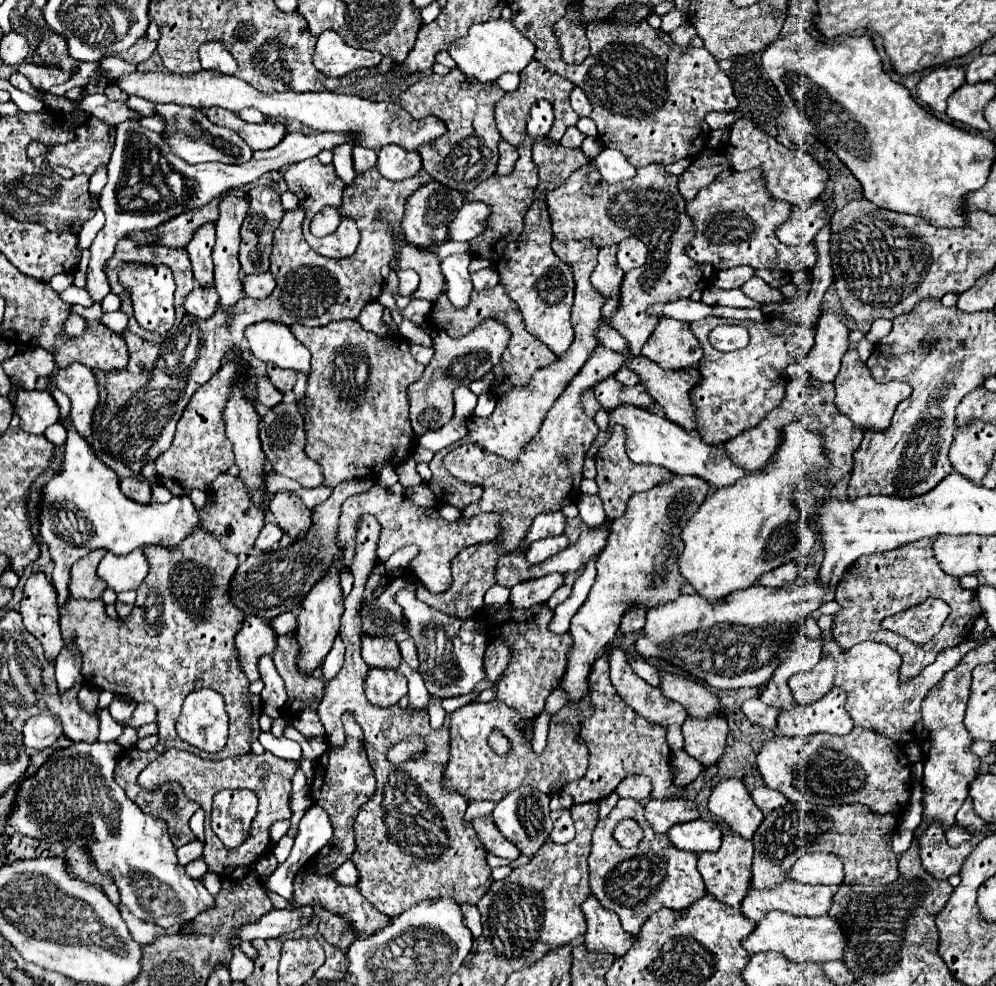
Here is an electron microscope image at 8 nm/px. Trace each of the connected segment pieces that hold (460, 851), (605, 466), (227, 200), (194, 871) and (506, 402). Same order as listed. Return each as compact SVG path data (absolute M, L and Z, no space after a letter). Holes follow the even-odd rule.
M368 515L360 523L360 535L356 543L356 559L350 567L354 575L354 587L344 601L344 615L340 625L340 637L346 643L346 659L340 673L326 685L324 699L318 707L322 725L328 729L326 739L330 745L344 743L344 731L340 727L340 715L350 711L364 731L364 747L370 765L376 773L376 793L364 807L360 807L354 819L356 851L352 861L360 873L356 883L358 891L384 915L396 917L408 907L424 899L450 897L456 903L476 905L484 893L488 893L492 875L486 863L486 849L478 841L472 823L464 823L468 801L462 795L444 791L440 785L442 769L448 763L448 729L432 731L426 711L402 709L400 705L376 707L364 695L364 681L368 665L360 655L360 603L364 599L364 585L374 567L376 543L380 535L380 523ZM416 735L424 741L424 751L404 763L388 761L386 753L404 737Z
M614 427L612 431L612 439L596 453L596 467L598 467L598 475L596 475L596 483L600 487L600 497L604 501L604 511L606 511L606 517L610 521L614 521L616 517L624 515L626 511L626 503L628 499L638 493L638 491L648 491L652 489L654 485L666 481L670 477L668 471L664 471L662 467L656 467L656 465L638 465L638 463L632 463L624 451L624 441L626 441L626 435L624 435L624 429L622 427Z
M224 195L220 201L220 217L216 221L216 245L214 245L214 281L216 281L216 291L220 295L220 305L228 309L236 299L242 299L244 293L240 289L240 263L238 263L238 247L240 247L240 225L248 213L250 199L248 195L244 197L234 197L234 195Z
M196 859L196 861L192 861L192 863L186 865L186 873L188 873L192 879L200 879L206 871L208 871L208 865L204 863L204 859Z
M554 239L552 249L556 251L556 255L560 259L564 259L566 263L572 263L574 269L574 279L576 279L576 295L574 295L574 307L570 313L570 321L572 327L576 331L576 337L572 341L572 345L558 355L558 359L548 365L548 367L540 367L532 379L528 379L526 385L520 387L512 387L506 395L498 397L496 409L490 417L468 417L466 419L466 427L468 427L468 435L464 439L458 441L458 445L464 443L480 443L482 447L486 447L488 451L502 455L508 461L516 461L522 447L538 433L540 423L544 421L546 413L550 411L550 407L554 405L554 401L564 393L566 385L572 381L572 377L582 369L582 365L588 361L588 357L592 355L592 351L596 349L596 321L600 319L600 309L602 309L602 297L600 293L590 285L590 273L596 267L596 255L598 249L596 245L588 243L588 241L570 241L570 243L560 243Z

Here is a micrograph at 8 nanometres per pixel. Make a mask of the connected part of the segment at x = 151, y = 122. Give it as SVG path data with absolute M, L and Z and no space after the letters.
M156 114L154 116L141 118L139 123L142 127L147 127L147 129L155 131L156 133L162 133L165 127L164 118Z

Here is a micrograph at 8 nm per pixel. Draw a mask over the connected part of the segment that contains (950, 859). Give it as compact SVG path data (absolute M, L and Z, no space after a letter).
M932 825L928 833L920 837L920 859L924 869L936 879L948 880L952 875L959 874L964 857L972 853L974 845L962 843L960 847L948 847L944 831Z

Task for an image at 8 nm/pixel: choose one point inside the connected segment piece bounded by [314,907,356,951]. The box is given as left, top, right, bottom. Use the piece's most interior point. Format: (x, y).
(331, 927)

